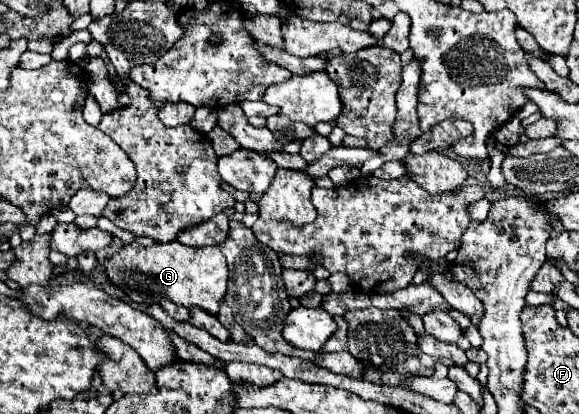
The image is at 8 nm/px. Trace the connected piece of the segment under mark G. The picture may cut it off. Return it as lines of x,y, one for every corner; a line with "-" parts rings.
180,241
170,245
124,245
104,263
108,279
118,285
134,303
150,305
170,299
184,307
202,307
204,311
218,315
220,305
228,291
228,267
220,249
186,249

